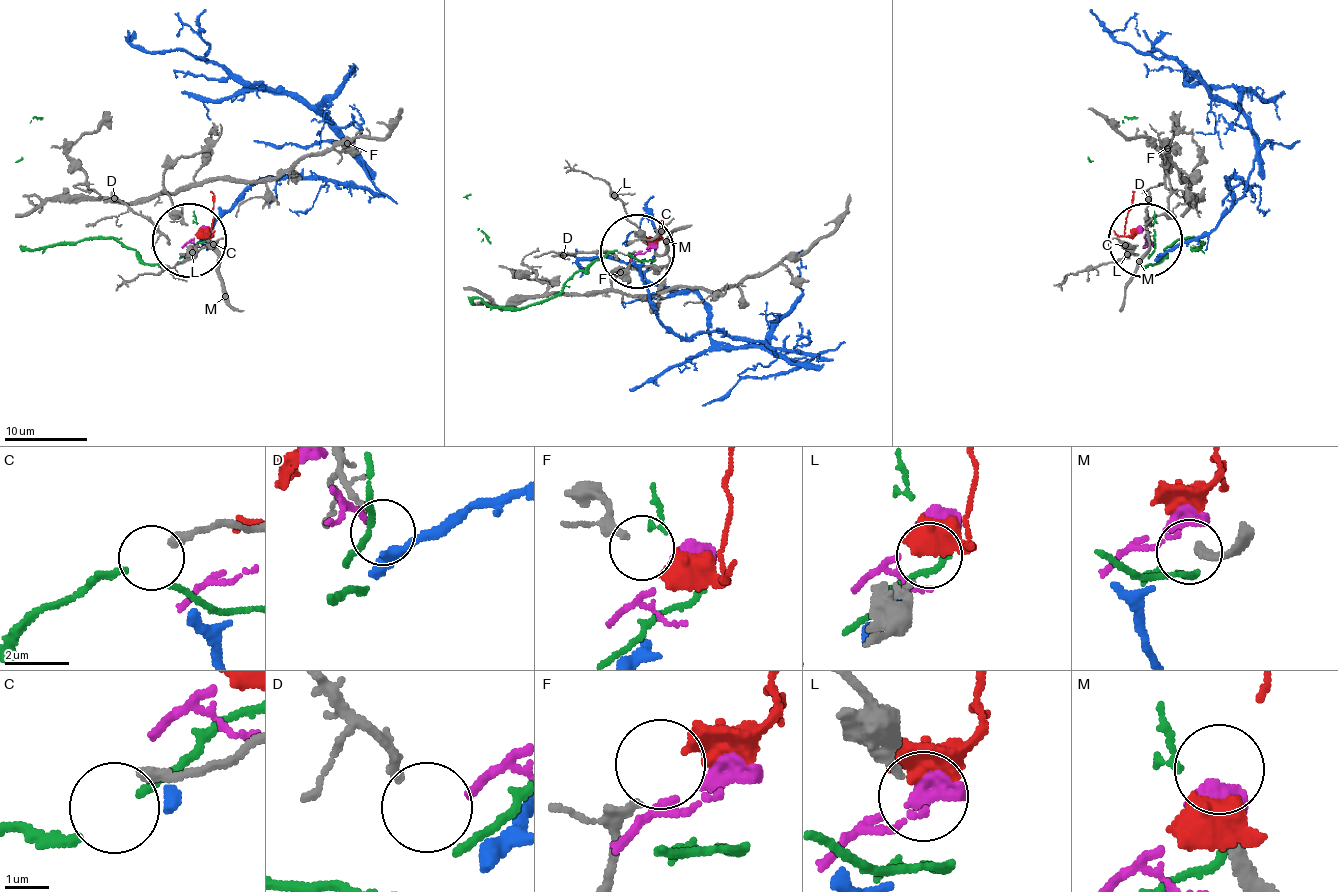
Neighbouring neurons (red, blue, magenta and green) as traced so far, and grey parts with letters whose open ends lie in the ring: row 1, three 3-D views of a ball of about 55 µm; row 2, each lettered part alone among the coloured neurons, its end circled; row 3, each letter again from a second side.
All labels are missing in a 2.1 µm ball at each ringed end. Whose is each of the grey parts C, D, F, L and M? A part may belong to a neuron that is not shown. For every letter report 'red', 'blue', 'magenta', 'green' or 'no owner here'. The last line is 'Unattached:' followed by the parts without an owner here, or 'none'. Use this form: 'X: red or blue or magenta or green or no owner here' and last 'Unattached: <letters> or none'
C: green
D: magenta
F: red
L: no owner here
M: no owner here
Unattached: L, M

